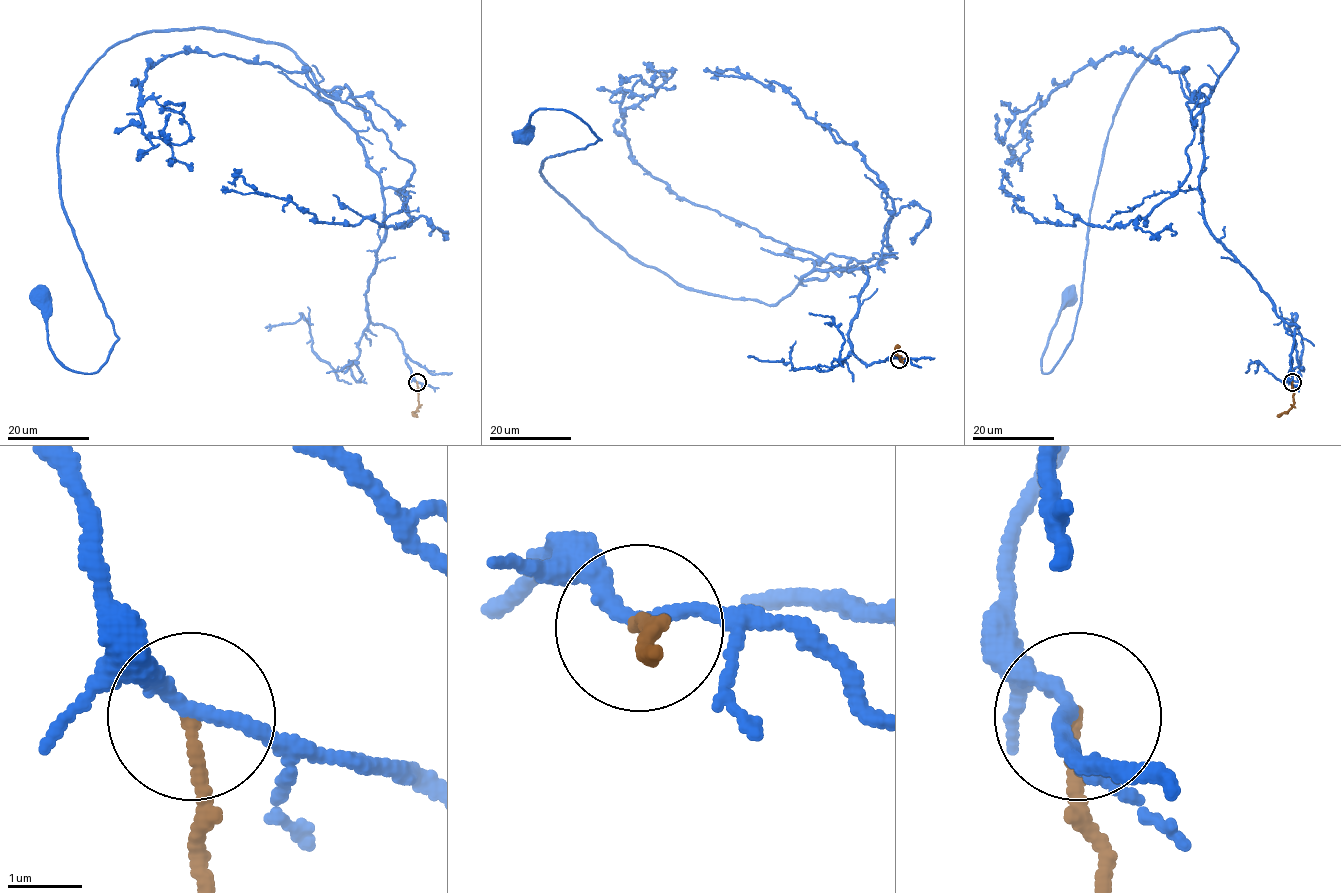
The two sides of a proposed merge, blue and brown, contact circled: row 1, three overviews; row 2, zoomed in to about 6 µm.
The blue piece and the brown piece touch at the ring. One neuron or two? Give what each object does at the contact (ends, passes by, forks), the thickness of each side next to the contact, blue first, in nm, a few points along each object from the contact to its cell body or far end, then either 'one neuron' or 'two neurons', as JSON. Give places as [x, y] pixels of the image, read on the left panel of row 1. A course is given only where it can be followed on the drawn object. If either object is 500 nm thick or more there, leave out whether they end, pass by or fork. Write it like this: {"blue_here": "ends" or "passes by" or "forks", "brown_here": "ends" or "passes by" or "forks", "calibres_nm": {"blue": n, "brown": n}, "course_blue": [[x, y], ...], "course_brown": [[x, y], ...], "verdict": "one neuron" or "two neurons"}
{"blue_here": "passes by", "brown_here": "ends", "calibres_nm": {"blue": 190, "brown": 180}, "course_blue": [[416, 382], [369, 320], [355, 130], [291, 50], [211, 28], [114, 44], [67, 108], [95, 372], [40, 297]], "course_brown": [[416, 382], [419, 405], [412, 413], [415, 415]], "verdict": "two neurons"}

